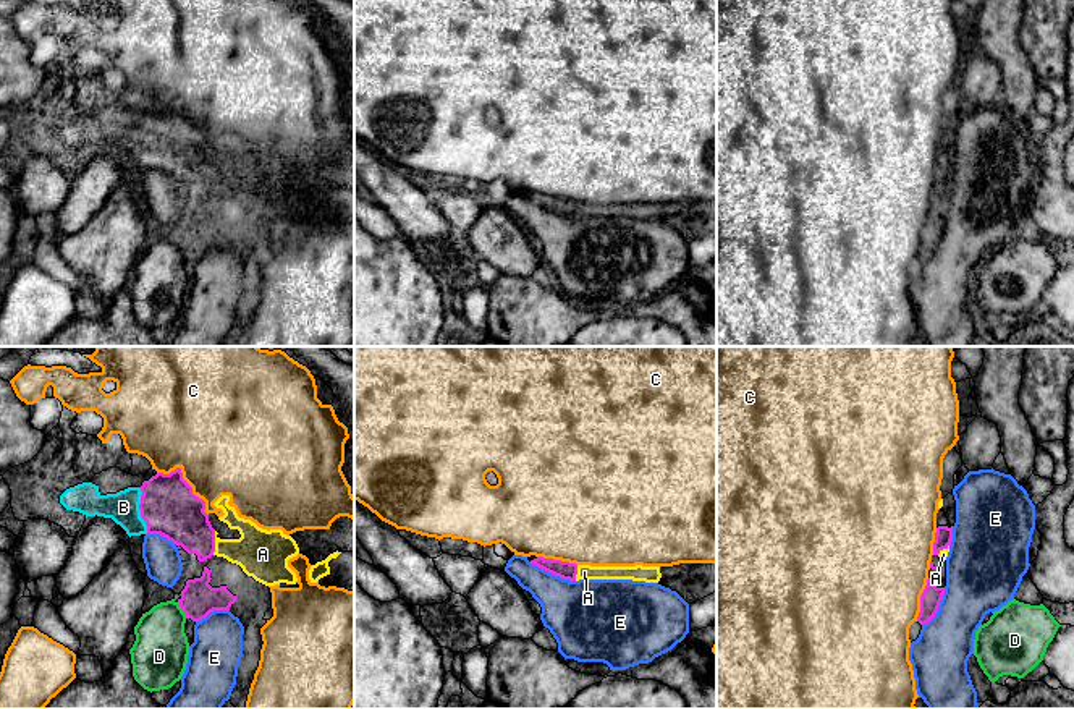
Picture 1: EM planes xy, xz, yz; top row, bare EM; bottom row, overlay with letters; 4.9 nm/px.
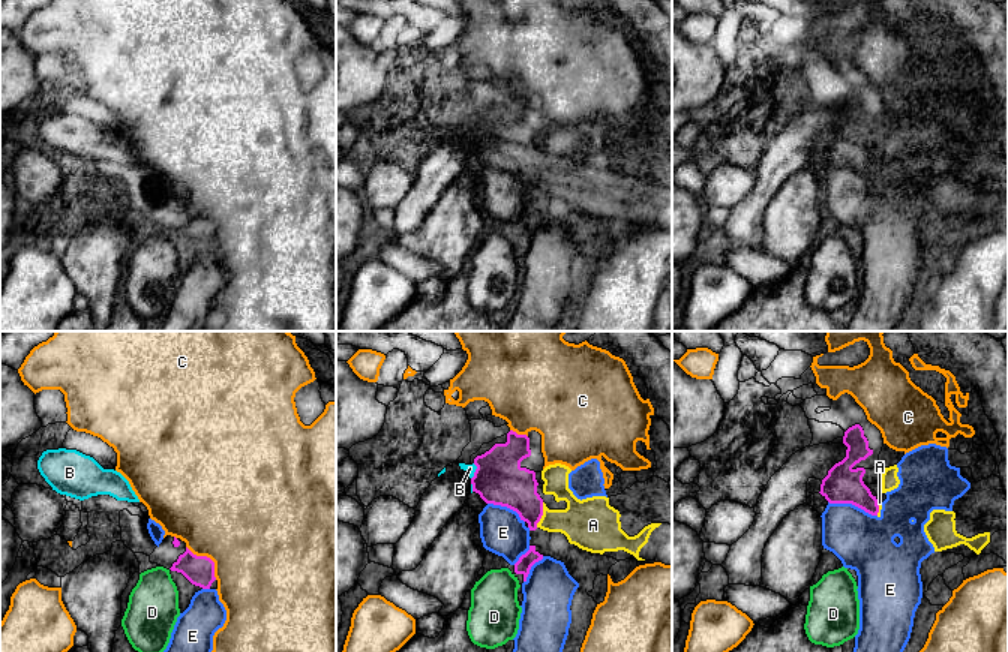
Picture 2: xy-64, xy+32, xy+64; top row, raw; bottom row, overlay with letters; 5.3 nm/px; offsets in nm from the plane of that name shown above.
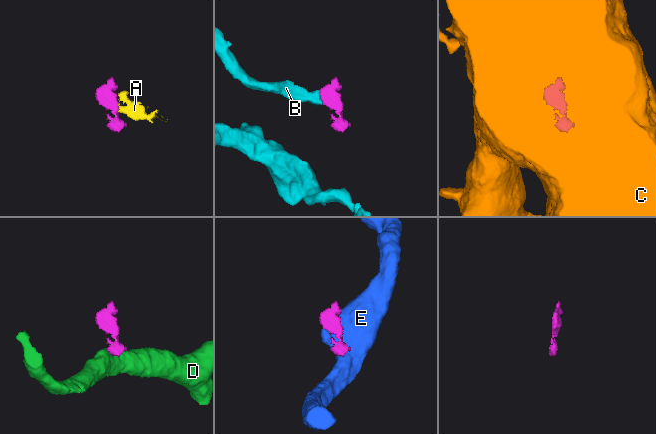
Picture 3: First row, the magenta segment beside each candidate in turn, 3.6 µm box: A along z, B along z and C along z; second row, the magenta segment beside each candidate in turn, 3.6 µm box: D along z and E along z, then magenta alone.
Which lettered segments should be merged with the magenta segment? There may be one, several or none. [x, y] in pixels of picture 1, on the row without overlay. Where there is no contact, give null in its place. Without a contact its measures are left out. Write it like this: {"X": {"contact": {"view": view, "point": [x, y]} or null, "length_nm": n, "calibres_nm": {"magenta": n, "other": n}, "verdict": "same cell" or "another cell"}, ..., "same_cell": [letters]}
{"A": {"contact": {"view": "xy", "point": [214, 180]}, "length_nm": 120, "calibres_nm": {"magenta": 260, "other": 240}, "verdict": "same cell"}, "B": {"contact": {"view": "xy", "point": [139, 146]}, "length_nm": 240, "calibres_nm": {"magenta": 280, "other": 160}, "verdict": "same cell"}, "C": {"contact": {"view": "xy", "point": [186, 120]}, "length_nm": 340, "calibres_nm": {"magenta": 280, "other": 460}, "verdict": "another cell"}, "D": {"contact": {"view": "xy", "point": [183, 248]}, "length_nm": 100, "calibres_nm": {"magenta": 180, "other": 280}, "verdict": "another cell"}, "E": {"contact": {"view": "xz", "point": [552, 211]}, "length_nm": 260, "calibres_nm": {"magenta": 90, "other": 340}, "verdict": "another cell"}, "same_cell": ["A", "B"]}

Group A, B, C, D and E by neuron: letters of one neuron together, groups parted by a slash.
A B / C / D / E

